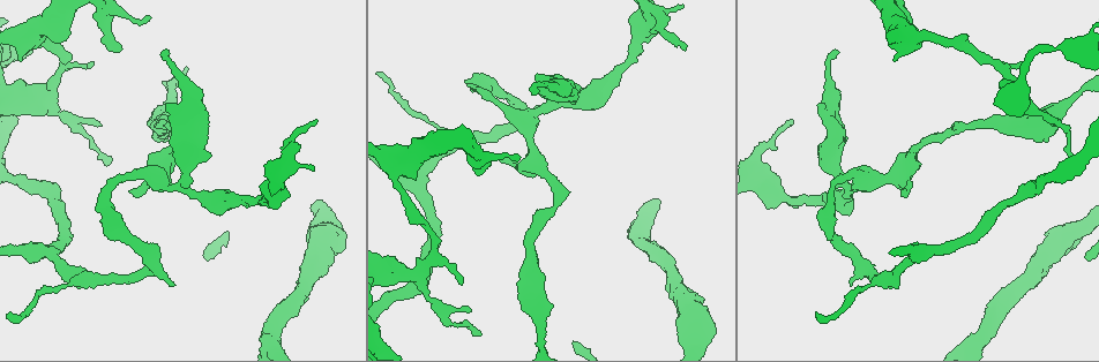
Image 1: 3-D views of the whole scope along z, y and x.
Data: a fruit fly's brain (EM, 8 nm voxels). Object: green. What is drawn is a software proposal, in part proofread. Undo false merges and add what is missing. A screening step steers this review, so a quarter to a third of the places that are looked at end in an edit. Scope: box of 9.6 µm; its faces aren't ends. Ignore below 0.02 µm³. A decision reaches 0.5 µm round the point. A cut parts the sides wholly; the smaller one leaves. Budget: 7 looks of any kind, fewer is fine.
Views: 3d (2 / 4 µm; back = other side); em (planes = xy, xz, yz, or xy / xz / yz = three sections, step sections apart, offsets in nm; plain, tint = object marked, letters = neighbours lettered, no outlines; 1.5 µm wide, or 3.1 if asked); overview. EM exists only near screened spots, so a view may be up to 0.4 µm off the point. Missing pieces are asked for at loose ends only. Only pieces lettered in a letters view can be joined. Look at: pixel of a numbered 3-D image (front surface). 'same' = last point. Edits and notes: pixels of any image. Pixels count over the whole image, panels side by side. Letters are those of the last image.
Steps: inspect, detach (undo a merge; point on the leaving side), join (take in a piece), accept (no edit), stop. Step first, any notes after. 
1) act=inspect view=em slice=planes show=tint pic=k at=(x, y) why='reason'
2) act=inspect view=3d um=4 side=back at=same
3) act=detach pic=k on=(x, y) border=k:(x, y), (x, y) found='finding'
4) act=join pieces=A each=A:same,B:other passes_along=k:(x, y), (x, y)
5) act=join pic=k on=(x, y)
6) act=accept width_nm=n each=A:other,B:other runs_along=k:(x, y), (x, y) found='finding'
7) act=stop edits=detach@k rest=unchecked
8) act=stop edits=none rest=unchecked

act=inspect view=3d um=2 pic=1 at=(149, 15) why='branch stops here'

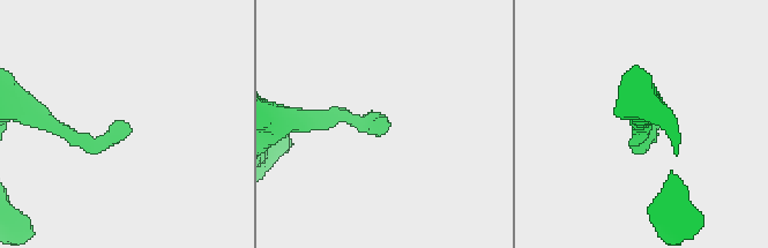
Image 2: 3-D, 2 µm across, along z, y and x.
act=inspect view=em slice=planes show=letters pic=2 at=(126, 123)

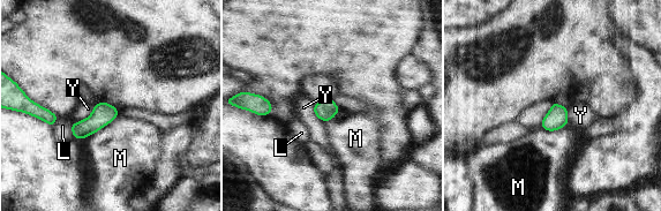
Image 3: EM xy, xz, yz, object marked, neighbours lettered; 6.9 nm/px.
act=accept longest_contact=M:320nm each=L:other,M:other,Y:other border=3:(118, 114), (82, 140) found='none of them fits'

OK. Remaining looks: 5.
act=inspect view=3d um=4 pic=1 at=(560, 199) why='sharp bend'

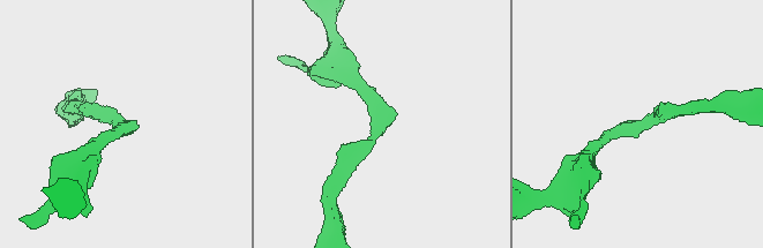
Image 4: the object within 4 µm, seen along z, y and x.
act=inspect view=em slice=planes show=plain pic=4 at=(639, 130) arm_widths_nm=220,220

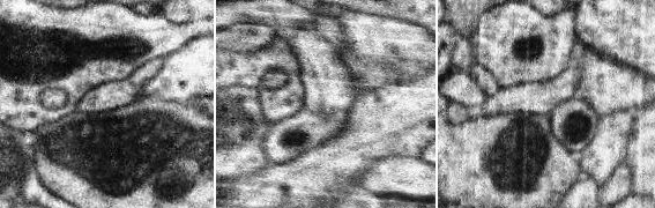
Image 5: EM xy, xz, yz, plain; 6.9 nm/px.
act=inspect view=em slice=planes show=letters at=same

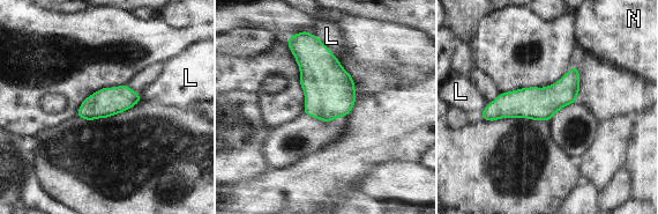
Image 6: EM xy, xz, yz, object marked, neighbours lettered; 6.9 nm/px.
act=accept each=L:other,N:other runs_along=6:(575, 71), (544, 103), (485, 112) found='continuous, no second neuron'

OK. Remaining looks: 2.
act=inspect view=3d um=4 pic=1 at=(540, 319) why='calibre changes'

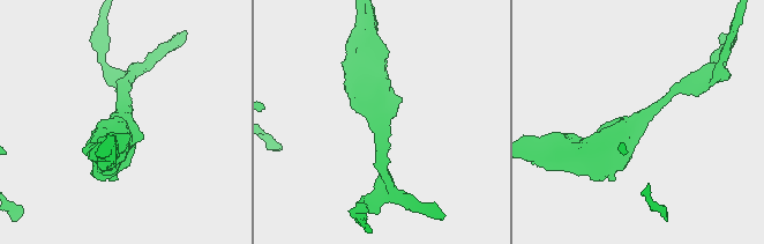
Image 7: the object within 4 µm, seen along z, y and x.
act=inspect view=em slice=planes show=letters pic=7 at=(639, 121) arm_widths_nm=170,550

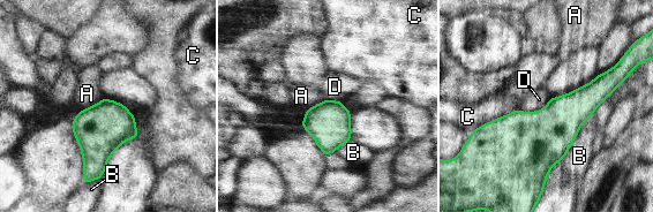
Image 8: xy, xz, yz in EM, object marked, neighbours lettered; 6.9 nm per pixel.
act=accept each=A:other,B:other,C:other,D:other border=8:(592, 114), (580, 126), (562, 159) found='one neuron here'

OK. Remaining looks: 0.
act=stop edits=none rest=unchecked

